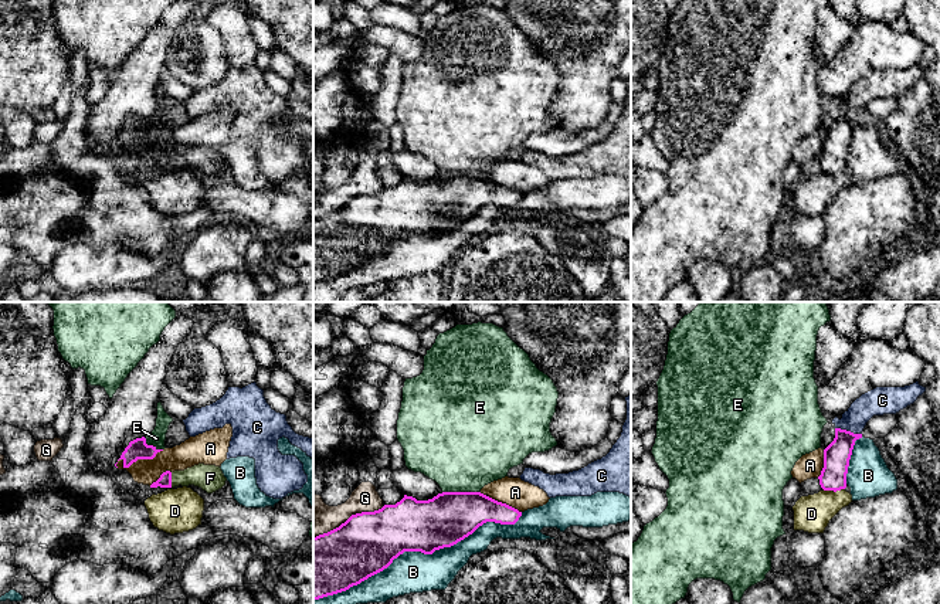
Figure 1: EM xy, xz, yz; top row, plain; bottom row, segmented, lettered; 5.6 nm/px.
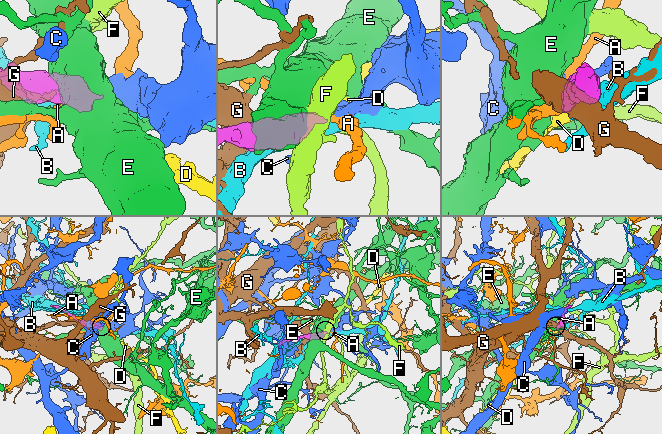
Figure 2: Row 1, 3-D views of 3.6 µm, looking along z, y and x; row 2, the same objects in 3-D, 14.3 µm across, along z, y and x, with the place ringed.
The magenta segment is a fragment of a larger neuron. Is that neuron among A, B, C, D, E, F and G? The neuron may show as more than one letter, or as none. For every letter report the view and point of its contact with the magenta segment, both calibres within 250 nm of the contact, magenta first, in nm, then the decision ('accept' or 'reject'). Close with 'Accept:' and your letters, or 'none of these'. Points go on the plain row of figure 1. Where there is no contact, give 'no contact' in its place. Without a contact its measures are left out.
A: xy (136, 142) | 120/140 nm | reject
B: xz (418, 233) | 300/240 nm | reject
C: yz (848, 114) | 150/160 nm | reject
D: yz (834, 173) | 150/200 nm | reject
E: xz (461, 175) | 300/480 nm | reject
F: xy (170, 162) | 80/160 nm | accept
G: xz (349, 200) | 360/200 nm | reject
Accept: F

